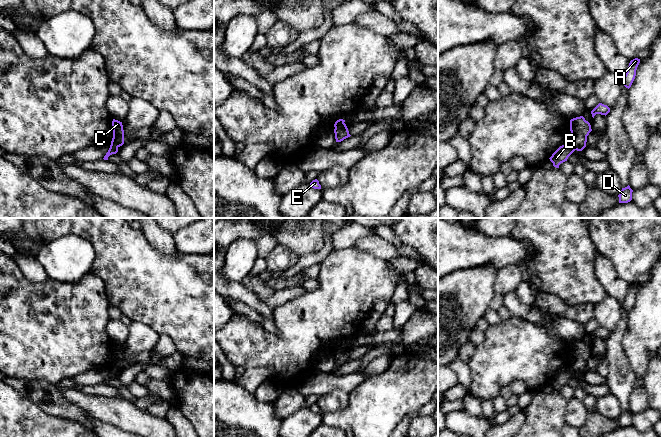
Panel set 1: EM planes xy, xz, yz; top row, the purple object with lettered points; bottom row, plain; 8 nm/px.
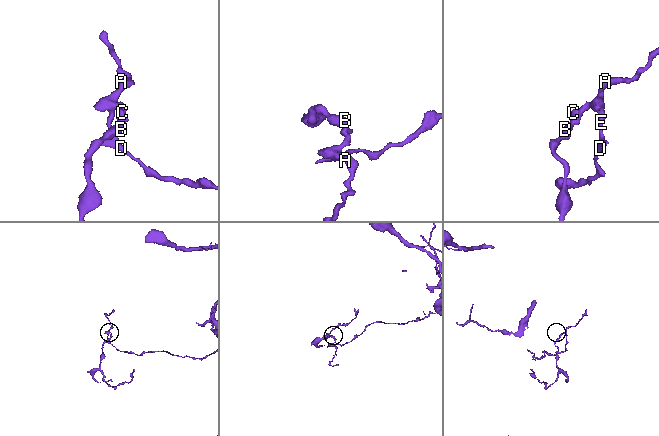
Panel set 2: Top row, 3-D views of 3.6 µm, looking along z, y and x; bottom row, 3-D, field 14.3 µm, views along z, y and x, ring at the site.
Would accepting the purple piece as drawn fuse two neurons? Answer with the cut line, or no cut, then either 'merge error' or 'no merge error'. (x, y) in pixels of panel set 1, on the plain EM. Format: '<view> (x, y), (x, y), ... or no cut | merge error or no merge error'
yz (568, 367), (574, 374) | merge error

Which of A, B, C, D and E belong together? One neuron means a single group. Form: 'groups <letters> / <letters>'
groups A C D E / B

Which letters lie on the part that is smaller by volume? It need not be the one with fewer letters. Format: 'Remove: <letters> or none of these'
Remove: B

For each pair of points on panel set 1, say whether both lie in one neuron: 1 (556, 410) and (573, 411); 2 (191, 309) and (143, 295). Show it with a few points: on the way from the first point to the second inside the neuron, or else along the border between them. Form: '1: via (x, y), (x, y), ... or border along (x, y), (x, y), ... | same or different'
1: border along (567, 400), (564, 423) | different
2: via (179, 297), (177, 295), (155, 295) | same

